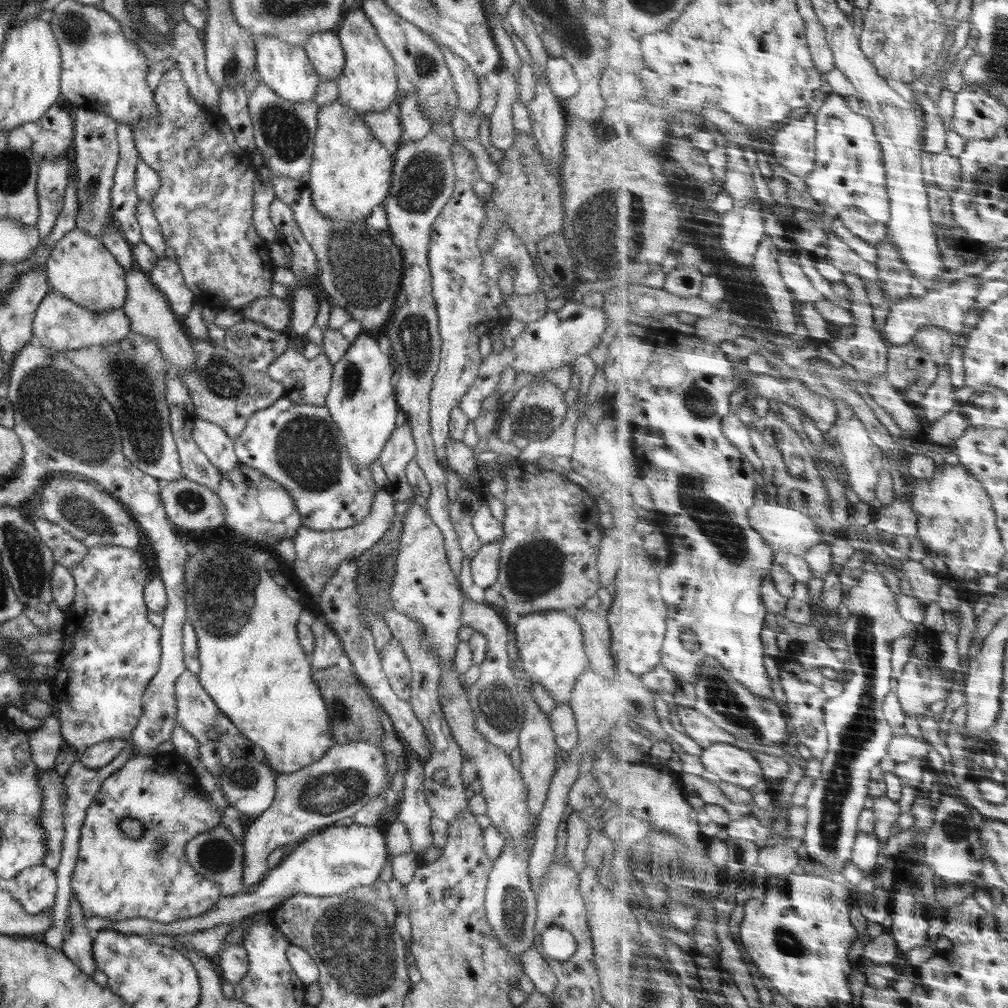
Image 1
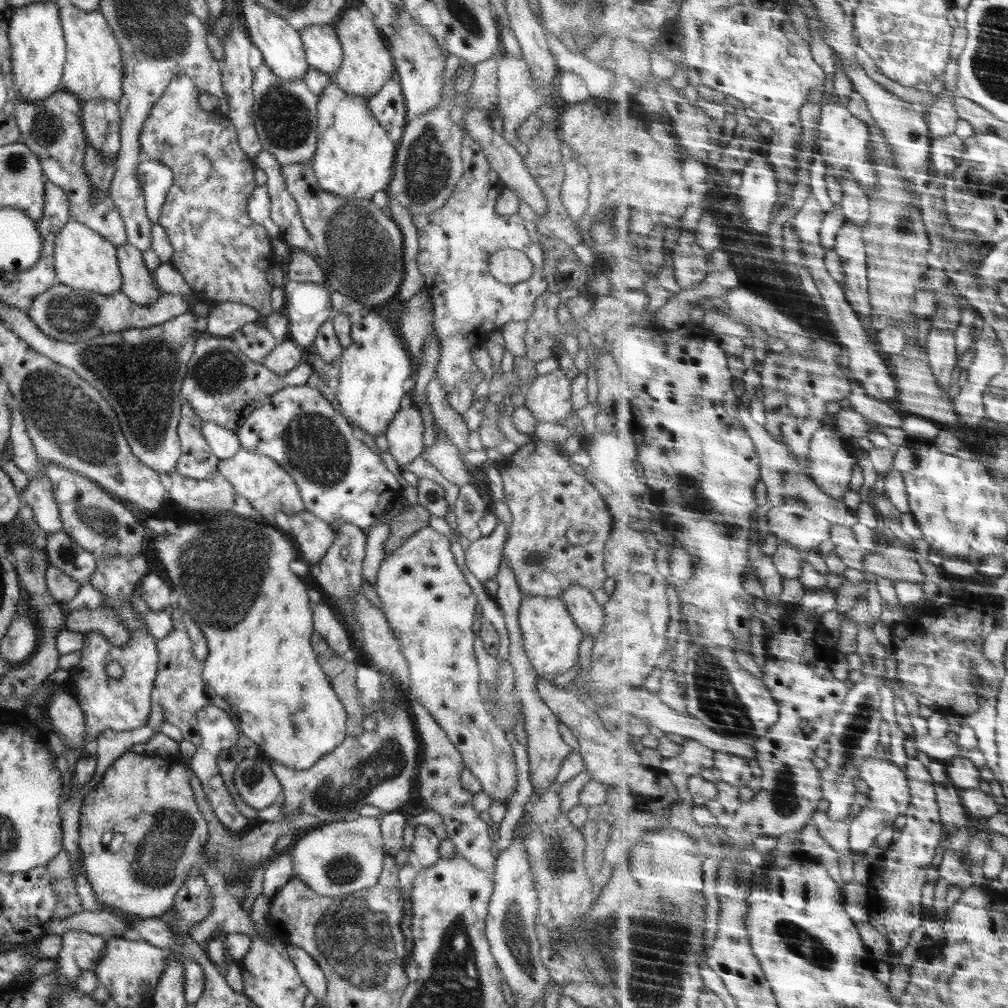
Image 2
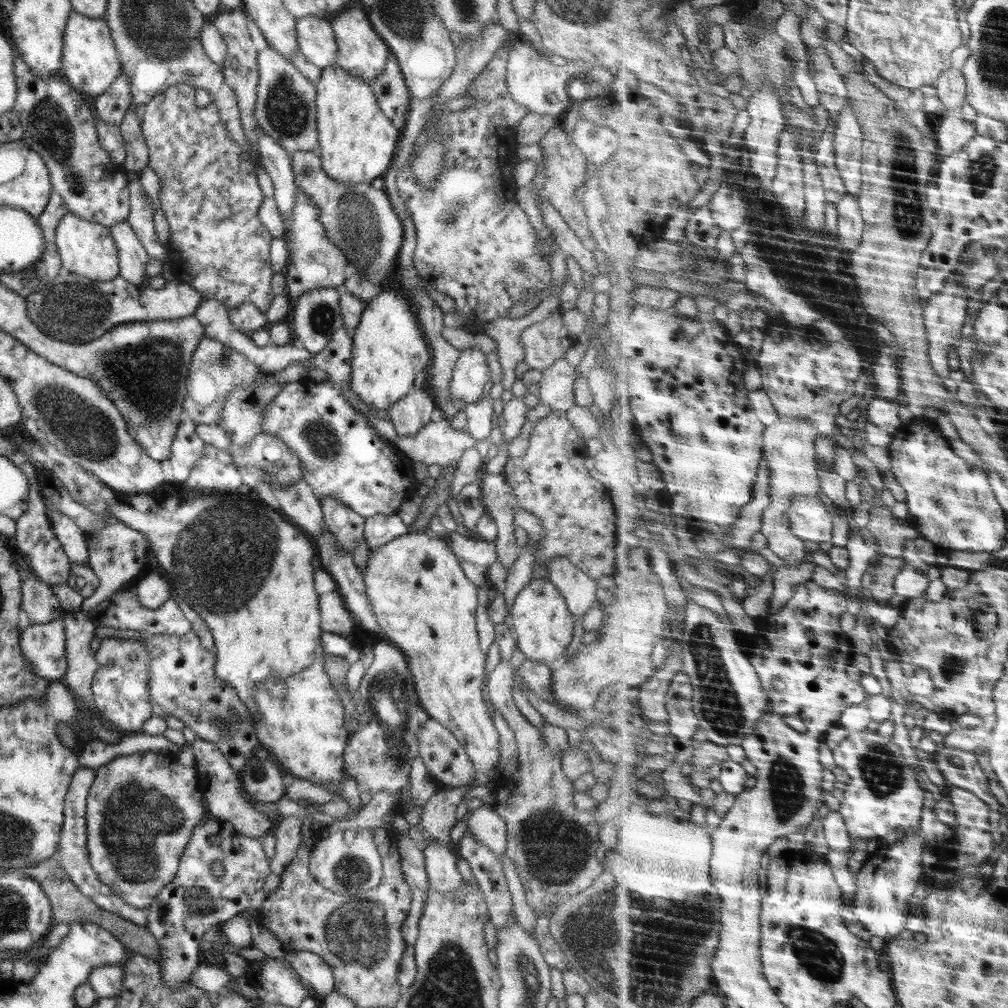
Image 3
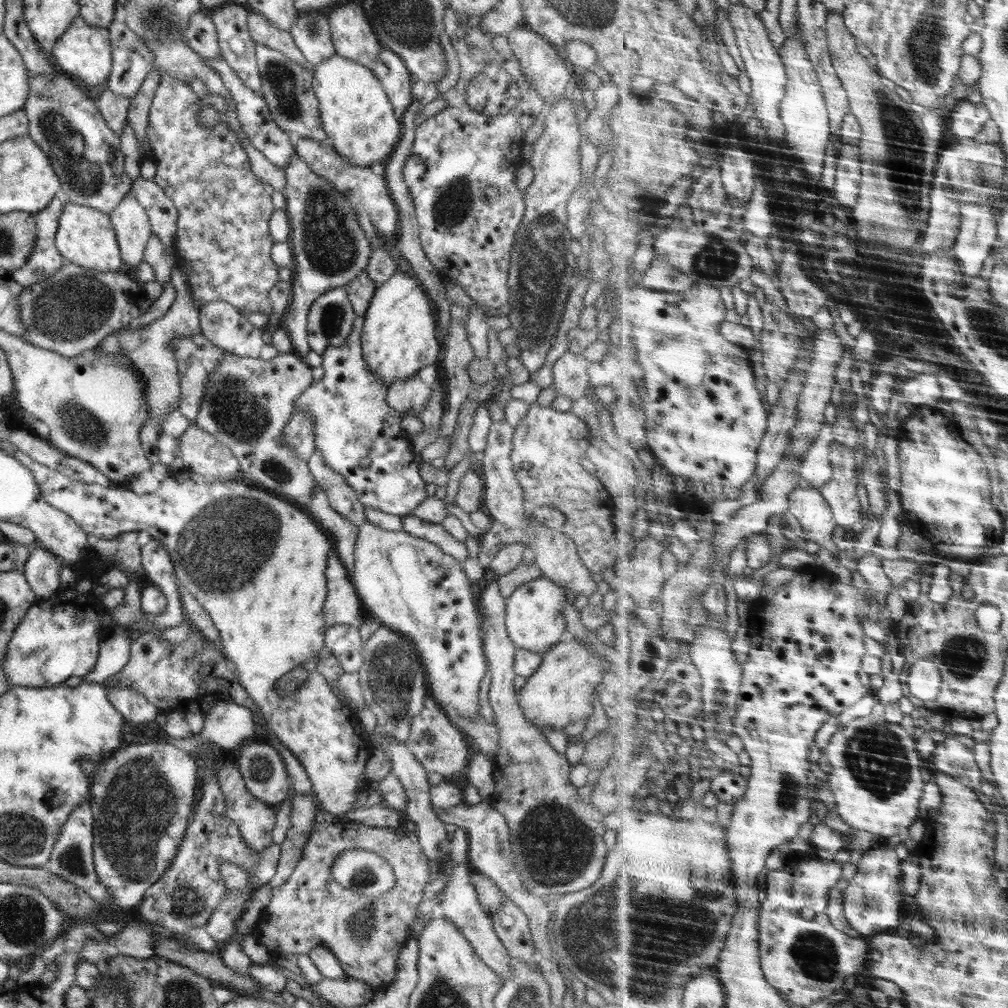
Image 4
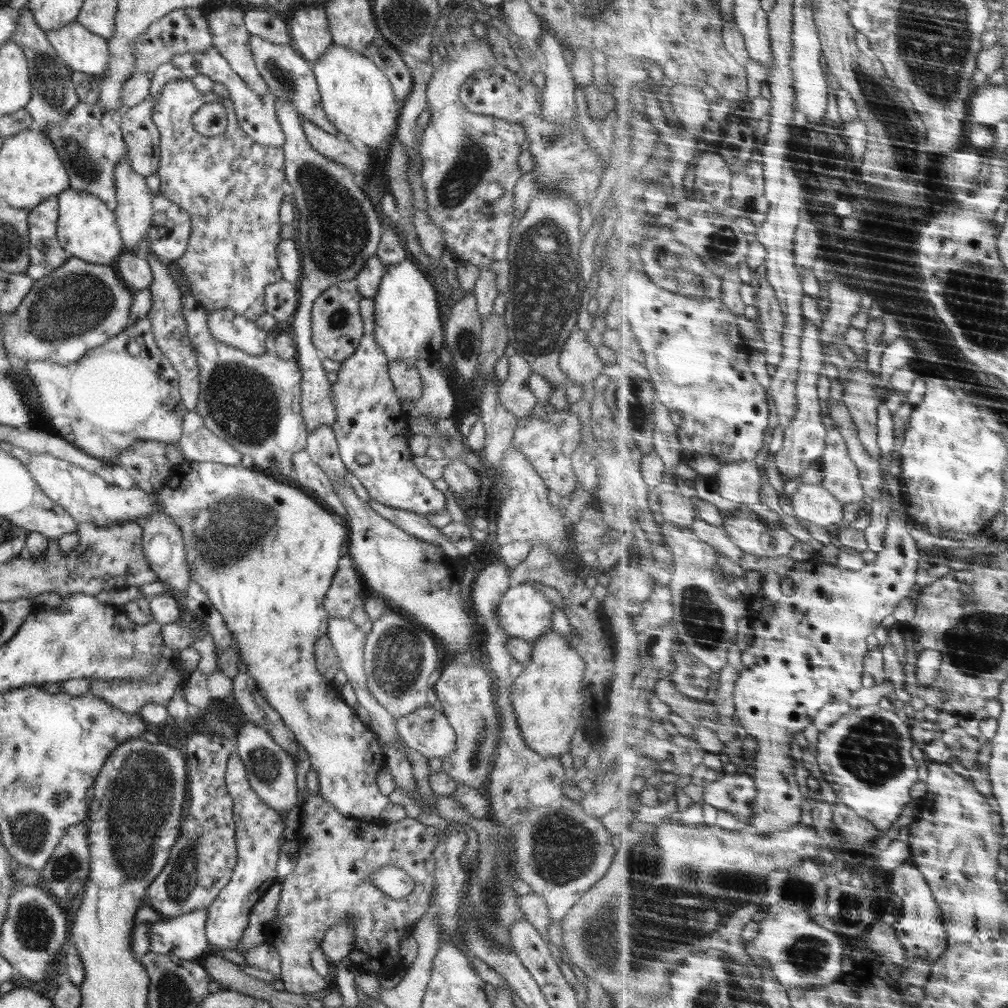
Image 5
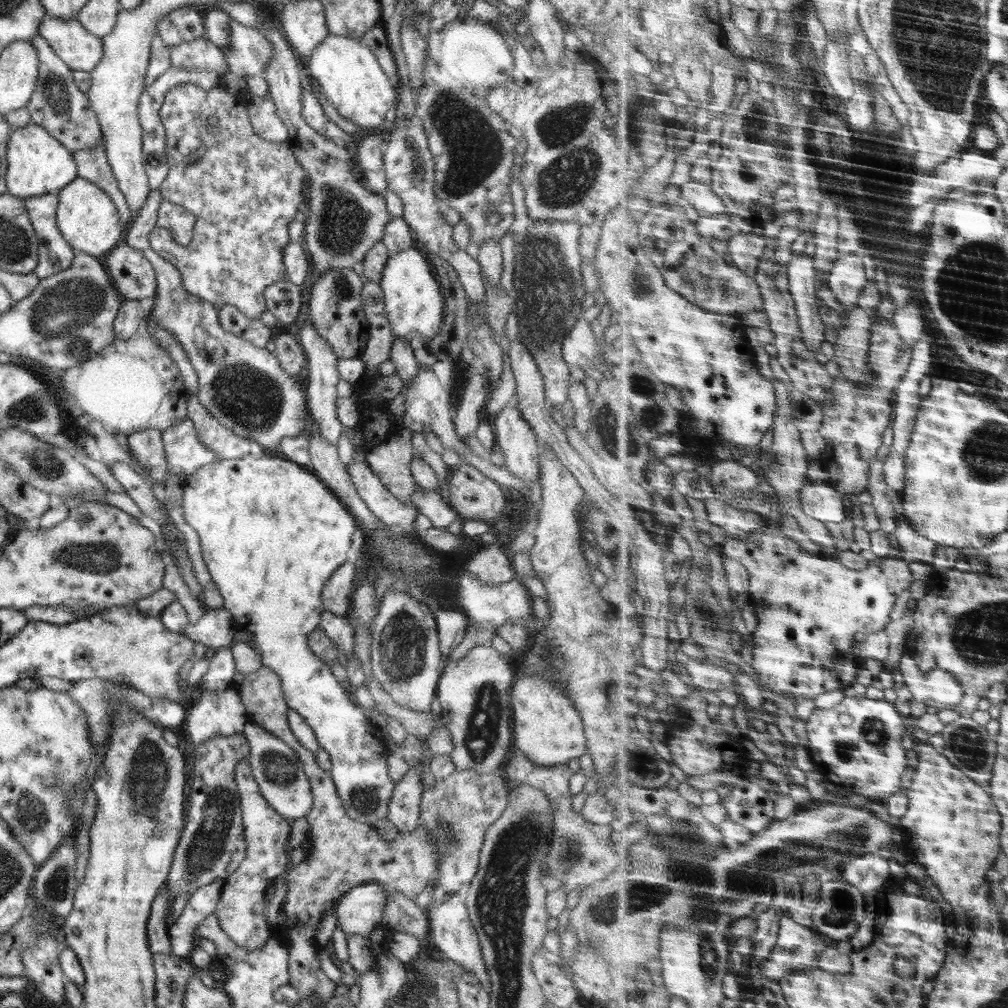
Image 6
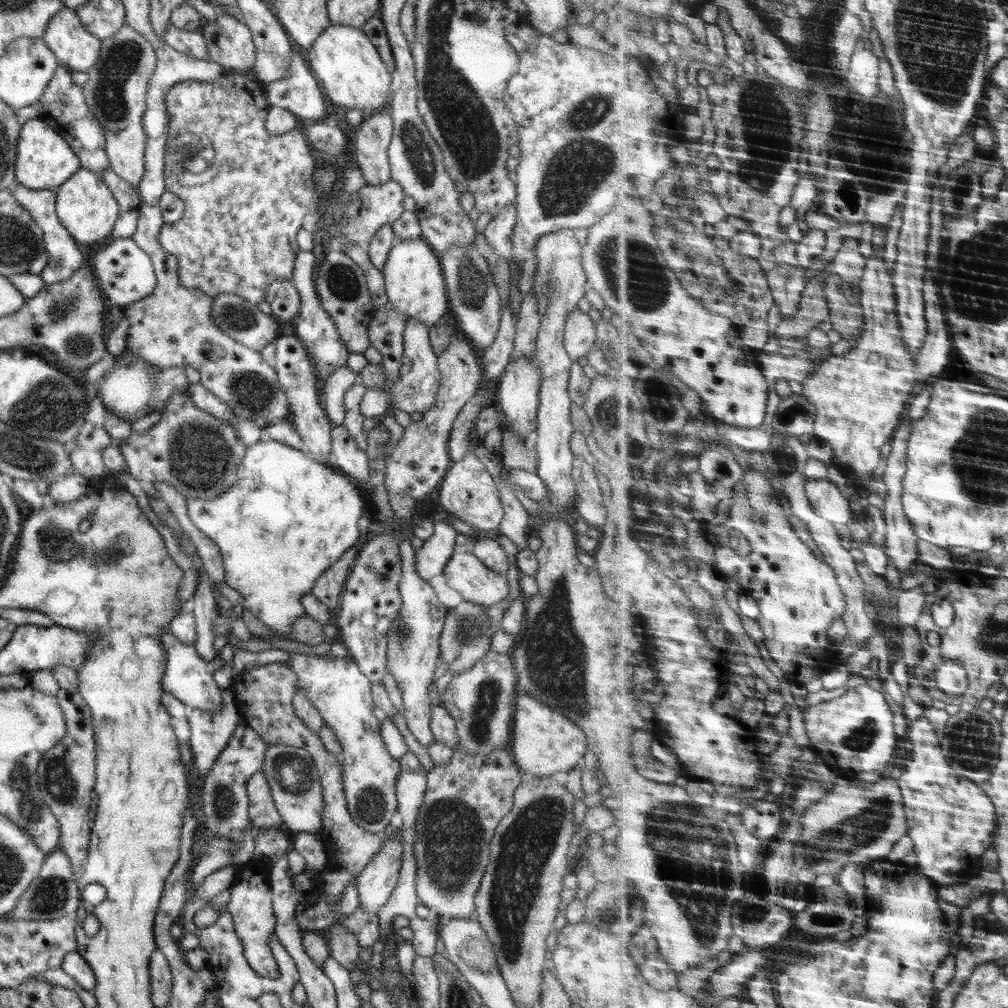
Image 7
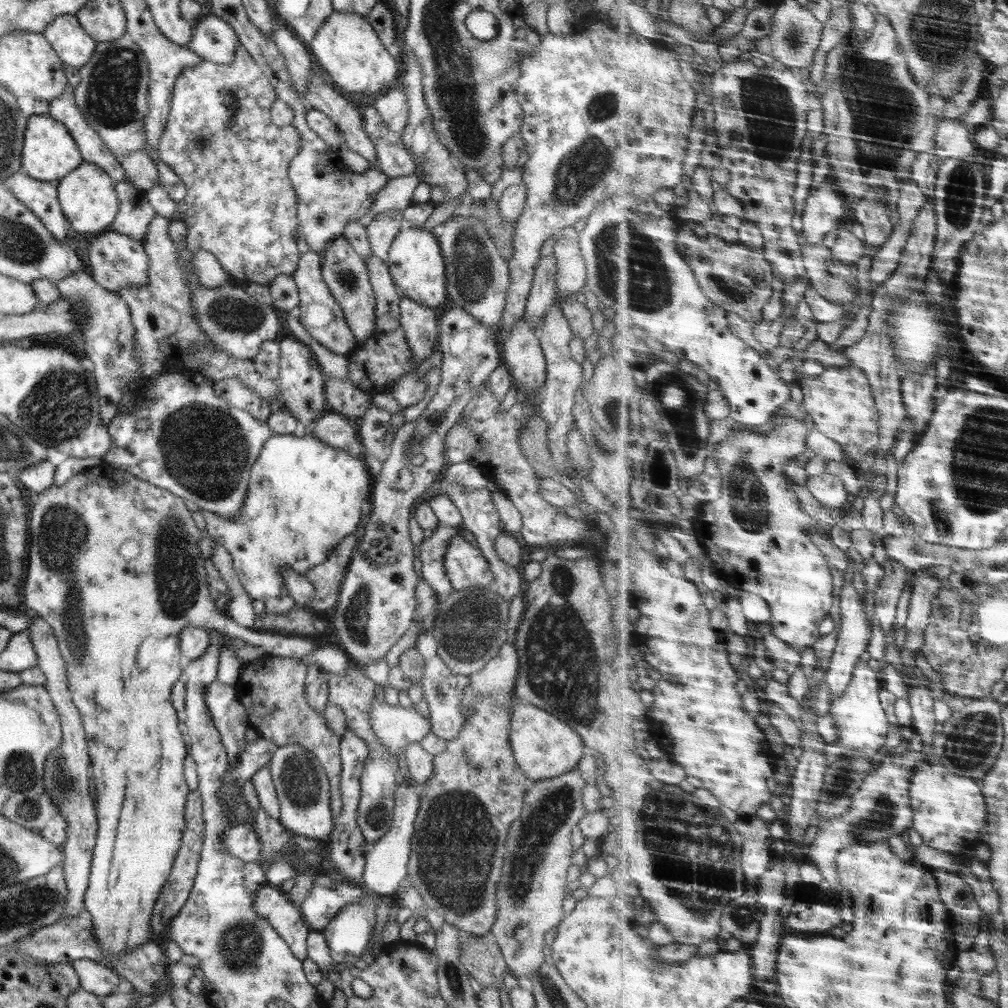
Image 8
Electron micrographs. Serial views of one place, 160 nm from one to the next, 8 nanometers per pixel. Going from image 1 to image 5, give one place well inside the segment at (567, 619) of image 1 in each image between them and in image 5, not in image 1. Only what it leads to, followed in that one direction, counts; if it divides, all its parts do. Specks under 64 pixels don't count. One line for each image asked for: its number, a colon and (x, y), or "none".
2: (551, 640)
3: (544, 627)
4: (534, 612)
5: (522, 612)

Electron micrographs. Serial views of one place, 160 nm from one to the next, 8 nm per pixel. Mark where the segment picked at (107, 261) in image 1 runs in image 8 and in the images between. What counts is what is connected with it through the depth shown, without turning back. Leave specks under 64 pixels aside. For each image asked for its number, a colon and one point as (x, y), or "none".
2: (84, 260)
3: (85, 247)
4: (85, 236)
5: (87, 229)
6: (87, 218)
7: (88, 210)
8: (87, 196)

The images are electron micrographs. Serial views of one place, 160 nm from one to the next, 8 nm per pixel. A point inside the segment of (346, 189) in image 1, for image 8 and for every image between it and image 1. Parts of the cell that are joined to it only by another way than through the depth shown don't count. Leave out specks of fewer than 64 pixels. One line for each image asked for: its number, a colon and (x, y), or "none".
2: (354, 158)
3: (357, 144)
4: (356, 113)
5: (357, 96)
6: (346, 72)
7: (350, 70)
8: (346, 47)

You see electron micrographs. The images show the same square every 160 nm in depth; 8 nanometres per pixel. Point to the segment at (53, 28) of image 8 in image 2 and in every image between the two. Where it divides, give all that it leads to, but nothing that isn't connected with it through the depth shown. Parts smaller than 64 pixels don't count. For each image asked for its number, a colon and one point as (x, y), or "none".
2: (94, 69)
3: (90, 63)
4: (83, 52)
5: (83, 51)
6: (81, 50)
7: (76, 48)

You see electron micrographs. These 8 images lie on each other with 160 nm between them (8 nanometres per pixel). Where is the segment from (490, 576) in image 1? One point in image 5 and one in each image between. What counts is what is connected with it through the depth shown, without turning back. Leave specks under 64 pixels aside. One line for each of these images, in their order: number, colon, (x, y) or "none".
2: (483, 557)
3: (479, 551)
4: (435, 533)
5: (417, 525)

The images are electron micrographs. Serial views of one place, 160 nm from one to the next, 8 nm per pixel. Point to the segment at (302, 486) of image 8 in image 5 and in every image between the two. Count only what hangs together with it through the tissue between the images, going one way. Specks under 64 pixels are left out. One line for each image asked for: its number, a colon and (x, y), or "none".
5: (265, 551)
6: (271, 533)
7: (287, 518)

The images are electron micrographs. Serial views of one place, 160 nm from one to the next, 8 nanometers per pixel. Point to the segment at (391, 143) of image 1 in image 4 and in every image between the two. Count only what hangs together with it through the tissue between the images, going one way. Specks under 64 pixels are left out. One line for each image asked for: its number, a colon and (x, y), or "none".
2: (387, 105)
3: (389, 87)
4: (396, 80)

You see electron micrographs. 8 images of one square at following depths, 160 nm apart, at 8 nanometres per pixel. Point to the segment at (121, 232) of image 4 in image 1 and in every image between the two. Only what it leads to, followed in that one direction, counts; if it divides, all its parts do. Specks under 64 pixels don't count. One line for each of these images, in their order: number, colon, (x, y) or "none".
1: (150, 315)
2: (138, 285)
3: (132, 257)

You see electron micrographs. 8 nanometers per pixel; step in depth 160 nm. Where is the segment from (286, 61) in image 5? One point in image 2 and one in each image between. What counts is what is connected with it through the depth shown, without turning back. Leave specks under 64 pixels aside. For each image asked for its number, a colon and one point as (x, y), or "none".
2: (285, 111)
3: (285, 109)
4: (287, 88)

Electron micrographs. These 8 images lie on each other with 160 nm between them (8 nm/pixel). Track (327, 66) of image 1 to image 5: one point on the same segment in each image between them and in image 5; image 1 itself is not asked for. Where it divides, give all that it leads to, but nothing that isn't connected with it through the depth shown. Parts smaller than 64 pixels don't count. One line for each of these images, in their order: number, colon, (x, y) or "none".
2: (323, 51)
3: (316, 39)
4: (312, 35)
5: (309, 29)

